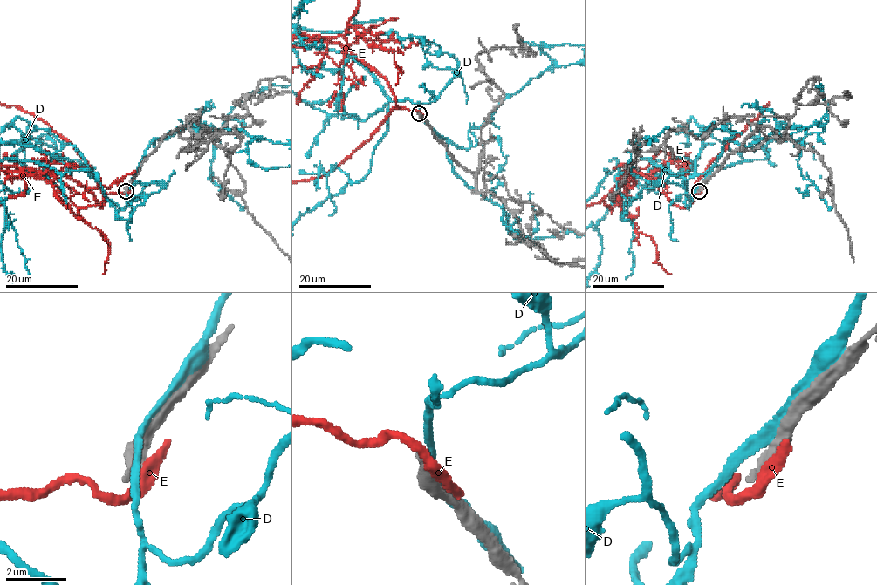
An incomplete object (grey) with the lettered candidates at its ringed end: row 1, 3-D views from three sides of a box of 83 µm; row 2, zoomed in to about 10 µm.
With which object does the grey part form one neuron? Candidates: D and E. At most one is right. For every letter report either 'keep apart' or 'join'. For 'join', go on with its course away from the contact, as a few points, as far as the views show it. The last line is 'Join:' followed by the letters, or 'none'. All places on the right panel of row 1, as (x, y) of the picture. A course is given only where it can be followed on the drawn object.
D: keep apart
E: keep apart
Join: none

